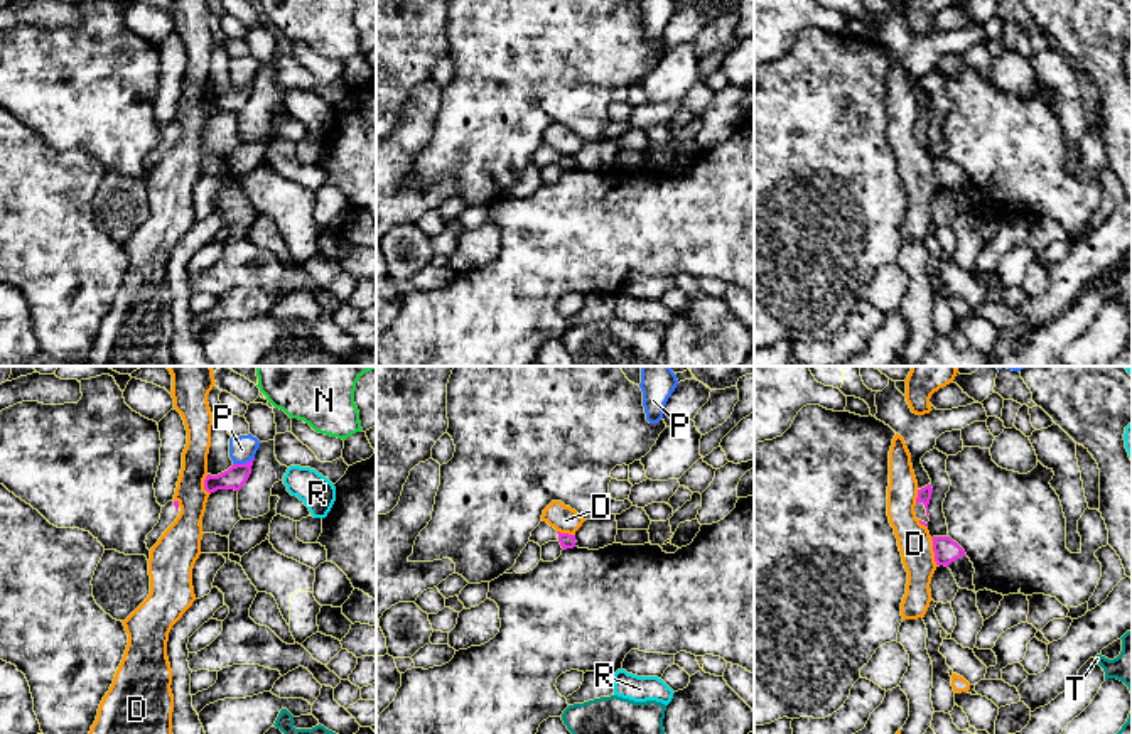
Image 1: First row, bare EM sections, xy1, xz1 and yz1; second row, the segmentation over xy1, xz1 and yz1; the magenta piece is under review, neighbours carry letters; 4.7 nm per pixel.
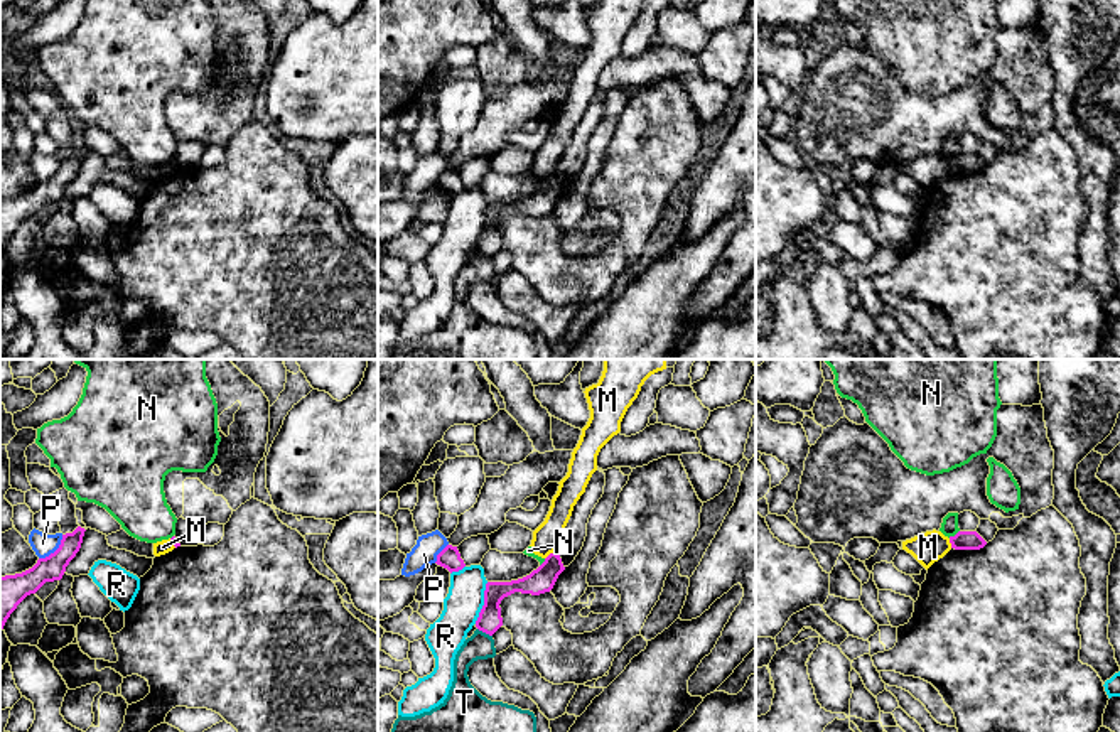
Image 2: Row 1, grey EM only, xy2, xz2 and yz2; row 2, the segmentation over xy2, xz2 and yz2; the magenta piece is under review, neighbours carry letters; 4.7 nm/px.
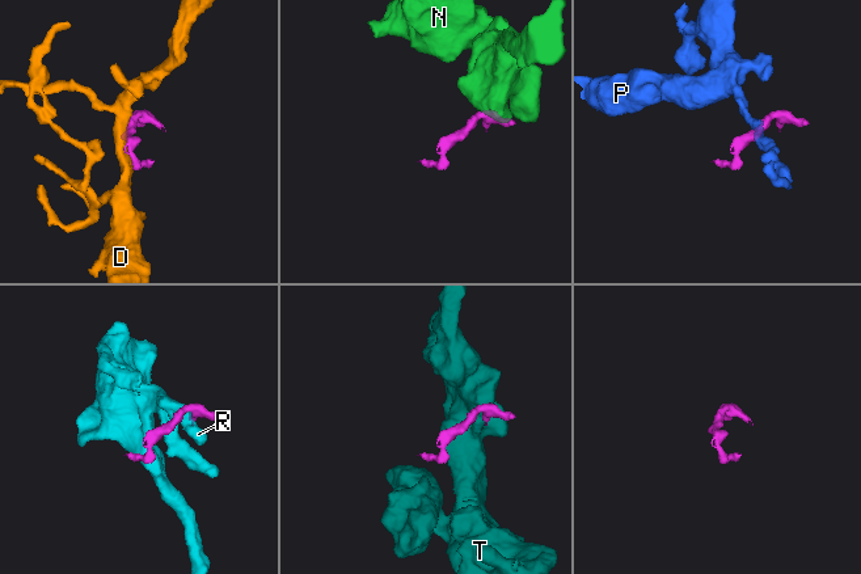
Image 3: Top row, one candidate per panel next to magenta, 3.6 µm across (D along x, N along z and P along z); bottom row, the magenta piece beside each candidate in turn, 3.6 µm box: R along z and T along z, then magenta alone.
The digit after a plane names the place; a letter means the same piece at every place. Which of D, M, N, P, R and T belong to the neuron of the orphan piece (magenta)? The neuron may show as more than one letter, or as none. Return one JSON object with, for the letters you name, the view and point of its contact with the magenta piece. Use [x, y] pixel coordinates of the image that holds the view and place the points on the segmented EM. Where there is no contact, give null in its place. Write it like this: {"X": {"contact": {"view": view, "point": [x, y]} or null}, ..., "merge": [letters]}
{"merge": []}

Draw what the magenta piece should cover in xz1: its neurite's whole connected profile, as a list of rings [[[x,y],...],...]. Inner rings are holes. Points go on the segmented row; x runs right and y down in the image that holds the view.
[[[540,521],[540,525],[531,532],[530,542],[538,543],[540,547],[548,542],[558,542],[563,550],[575,547],[575,535],[560,533],[547,521]]]

